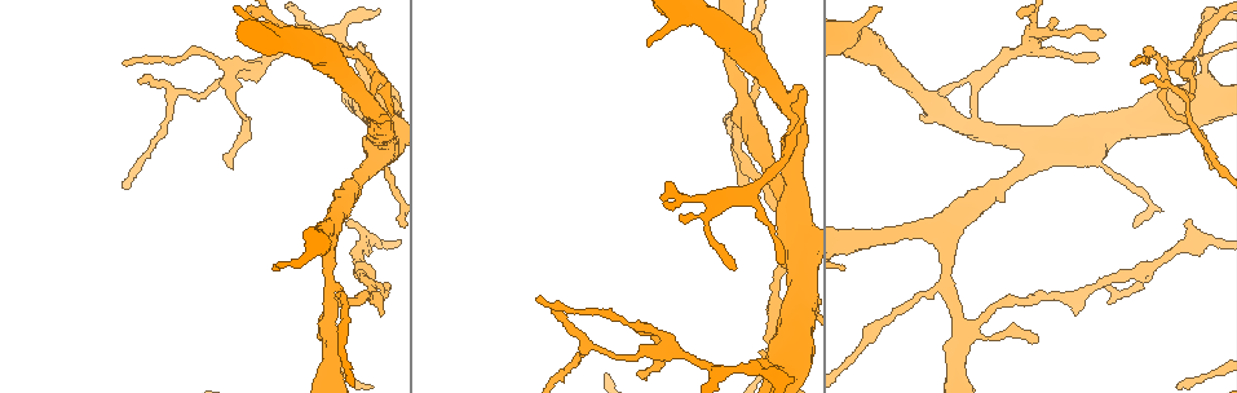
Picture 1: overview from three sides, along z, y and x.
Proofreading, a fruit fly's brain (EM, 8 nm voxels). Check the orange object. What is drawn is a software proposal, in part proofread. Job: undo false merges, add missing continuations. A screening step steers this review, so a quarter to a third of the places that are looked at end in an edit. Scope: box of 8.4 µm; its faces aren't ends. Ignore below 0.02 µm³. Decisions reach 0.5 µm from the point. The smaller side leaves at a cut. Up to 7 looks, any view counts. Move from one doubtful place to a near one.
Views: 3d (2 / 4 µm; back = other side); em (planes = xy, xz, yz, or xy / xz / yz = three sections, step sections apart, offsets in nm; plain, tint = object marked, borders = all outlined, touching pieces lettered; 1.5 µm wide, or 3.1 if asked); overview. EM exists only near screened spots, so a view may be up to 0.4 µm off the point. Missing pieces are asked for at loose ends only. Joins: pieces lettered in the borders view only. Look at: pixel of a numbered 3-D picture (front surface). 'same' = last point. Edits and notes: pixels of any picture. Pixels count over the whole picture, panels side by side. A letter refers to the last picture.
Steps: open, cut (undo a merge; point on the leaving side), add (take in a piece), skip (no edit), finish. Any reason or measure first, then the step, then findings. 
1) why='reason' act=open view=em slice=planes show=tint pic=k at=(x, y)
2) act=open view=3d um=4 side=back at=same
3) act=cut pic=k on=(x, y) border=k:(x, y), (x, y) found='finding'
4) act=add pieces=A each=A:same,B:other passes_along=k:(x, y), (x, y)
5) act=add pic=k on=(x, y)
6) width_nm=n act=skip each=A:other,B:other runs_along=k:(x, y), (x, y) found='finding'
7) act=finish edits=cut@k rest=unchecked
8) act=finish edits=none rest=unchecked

why='abrupt turn' act=open view=em slice=planes show=borders pic=1 at=(177, 93)

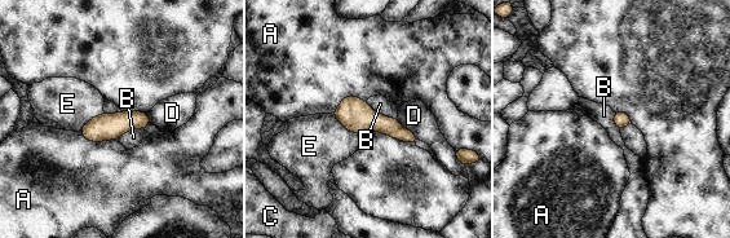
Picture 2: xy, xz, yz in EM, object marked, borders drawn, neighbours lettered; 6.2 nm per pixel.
width_nm=90 act=skip each=A:other,B:other,C:other,D:other,E:other border=2:(366, 102), (376, 111), (396, 119) found='continuous, no second cell'

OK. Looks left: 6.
why='an open end' act=open view=3d um=2 pic=1 at=(761, 350)

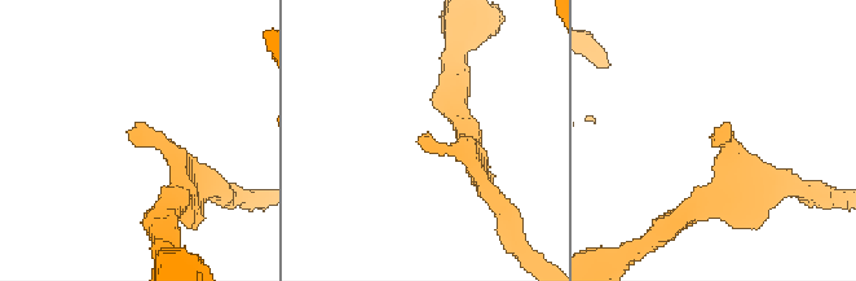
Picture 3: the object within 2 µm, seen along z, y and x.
act=open view=em slice=xz step=4 show=borders pic=3 at=(420, 142)

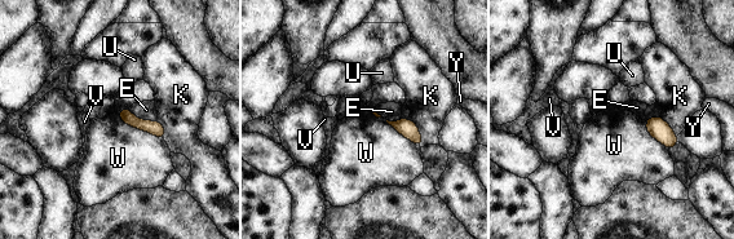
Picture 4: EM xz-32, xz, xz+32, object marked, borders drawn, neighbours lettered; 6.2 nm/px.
act=skip each=E:other,K:other,U:other,V:other,W:other,Y:other found='none of them fits'

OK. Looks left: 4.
why='an open end' act=open view=3d um=4 pic=1 at=(1036, 339)

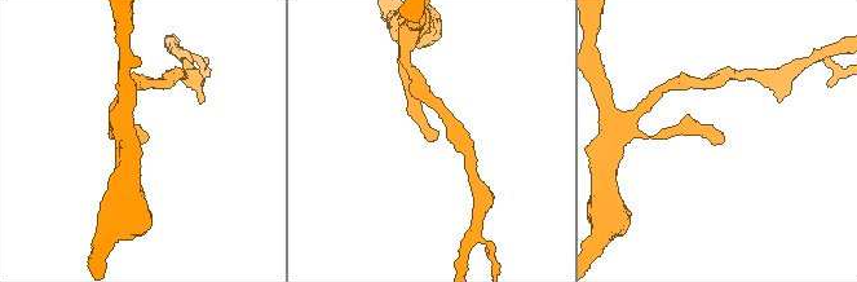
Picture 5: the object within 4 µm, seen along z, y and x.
why='now the EM' act=open view=em slice=planes show=borders pic=5 at=(429, 140)

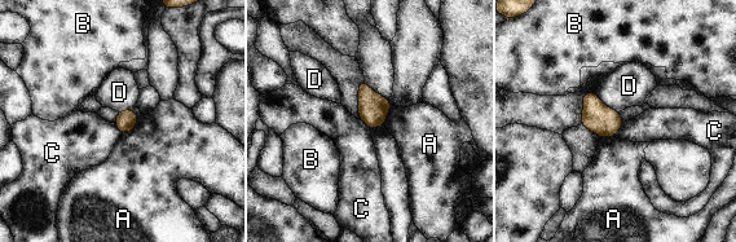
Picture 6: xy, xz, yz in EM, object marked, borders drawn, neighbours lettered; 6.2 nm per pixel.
width_nm=120 act=skip each=A:other,B:other,C:other,D:other border=6:(625, 122), (613, 136) found='no lettered piece goes on from it'

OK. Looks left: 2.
act=finish edits=none rest=unchecked

